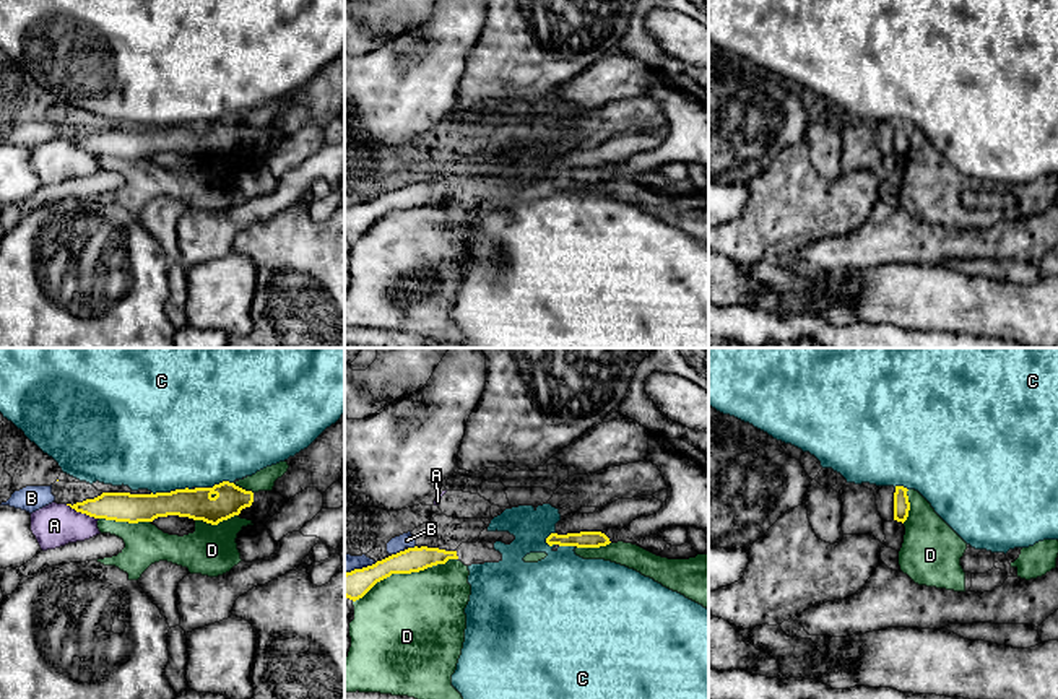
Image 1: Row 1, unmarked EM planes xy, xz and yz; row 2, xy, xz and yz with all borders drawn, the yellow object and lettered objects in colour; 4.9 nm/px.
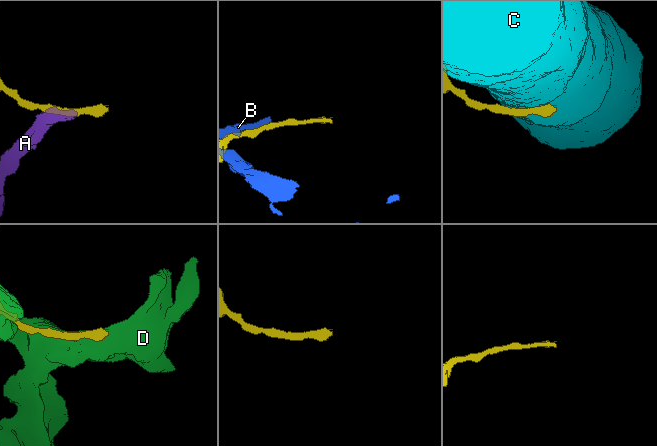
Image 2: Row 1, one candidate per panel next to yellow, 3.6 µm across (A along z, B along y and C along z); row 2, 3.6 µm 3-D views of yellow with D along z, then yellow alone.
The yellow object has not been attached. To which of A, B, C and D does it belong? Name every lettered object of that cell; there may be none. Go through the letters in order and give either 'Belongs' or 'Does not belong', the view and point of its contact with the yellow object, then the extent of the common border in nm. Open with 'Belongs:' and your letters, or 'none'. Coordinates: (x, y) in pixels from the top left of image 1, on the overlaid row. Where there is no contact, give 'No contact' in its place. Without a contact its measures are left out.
Belongs: none
A: Does not belong. Touches yellow at xy (82, 512). Shared border 180 nm
B: Does not belong. Touches yellow at xz (397, 553). Shared border 60 nm
C: Does not belong. Touches yellow at xy (171, 491). Shared border 200 nm
D: Does not belong. Touches yellow at xz (405, 573). Shared border 550 nm

